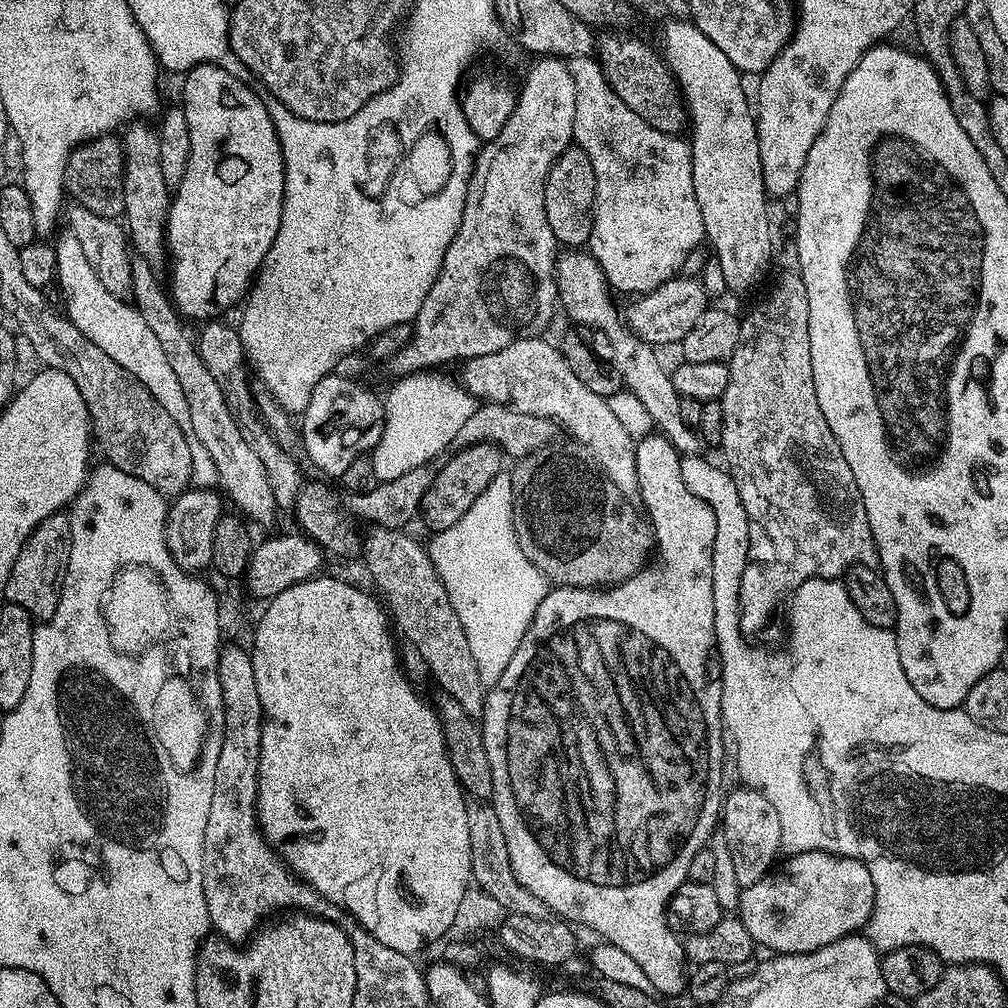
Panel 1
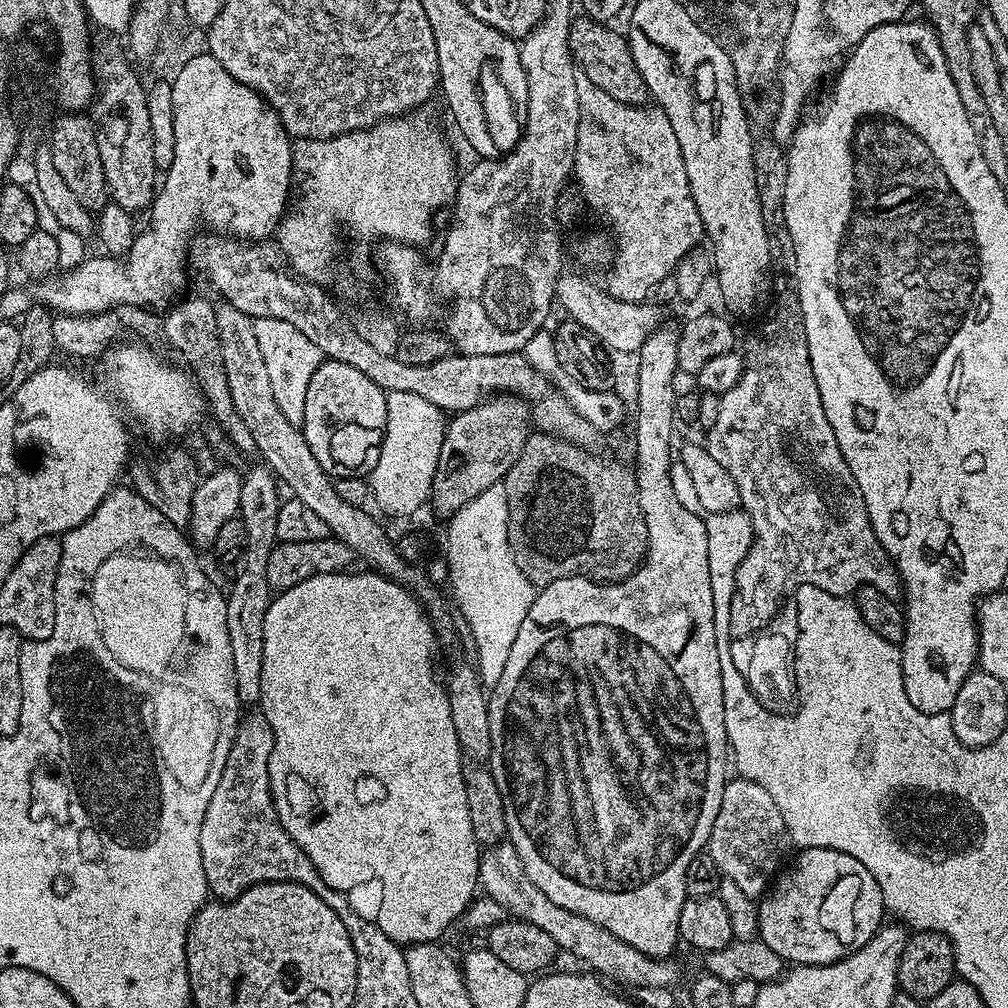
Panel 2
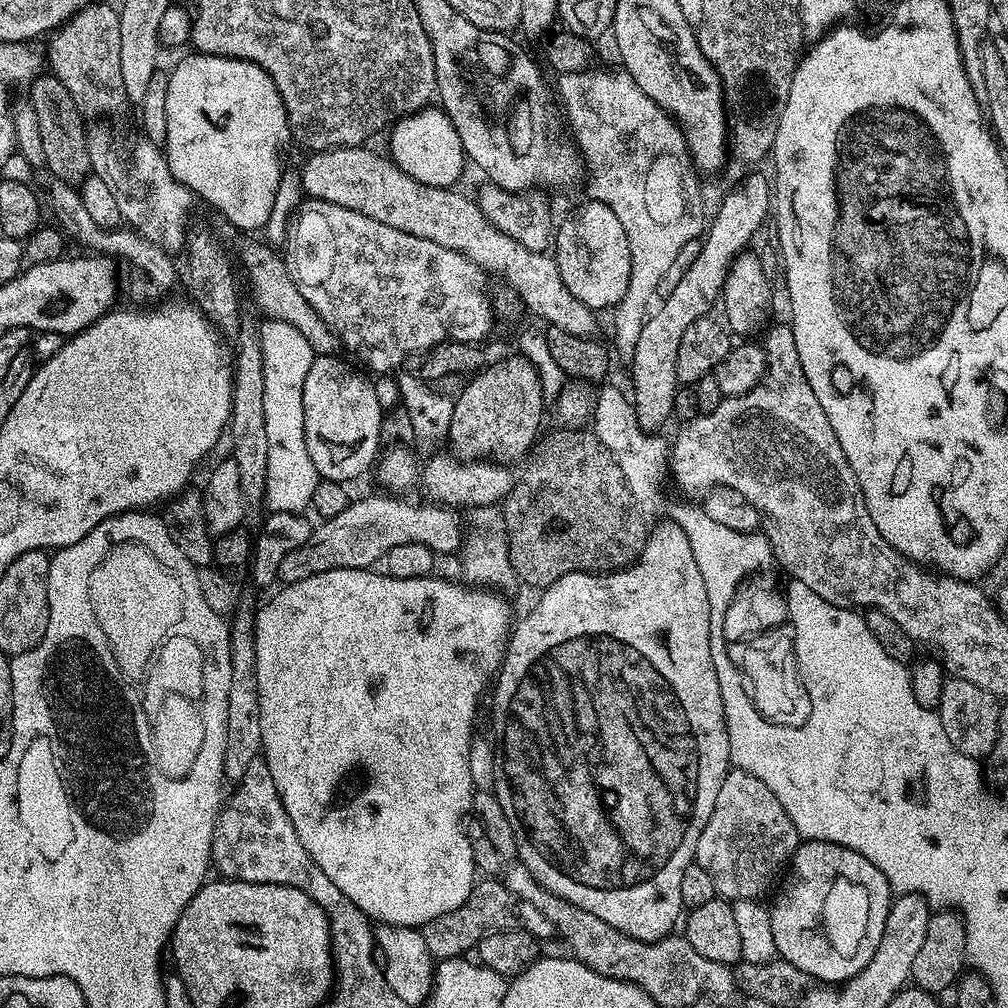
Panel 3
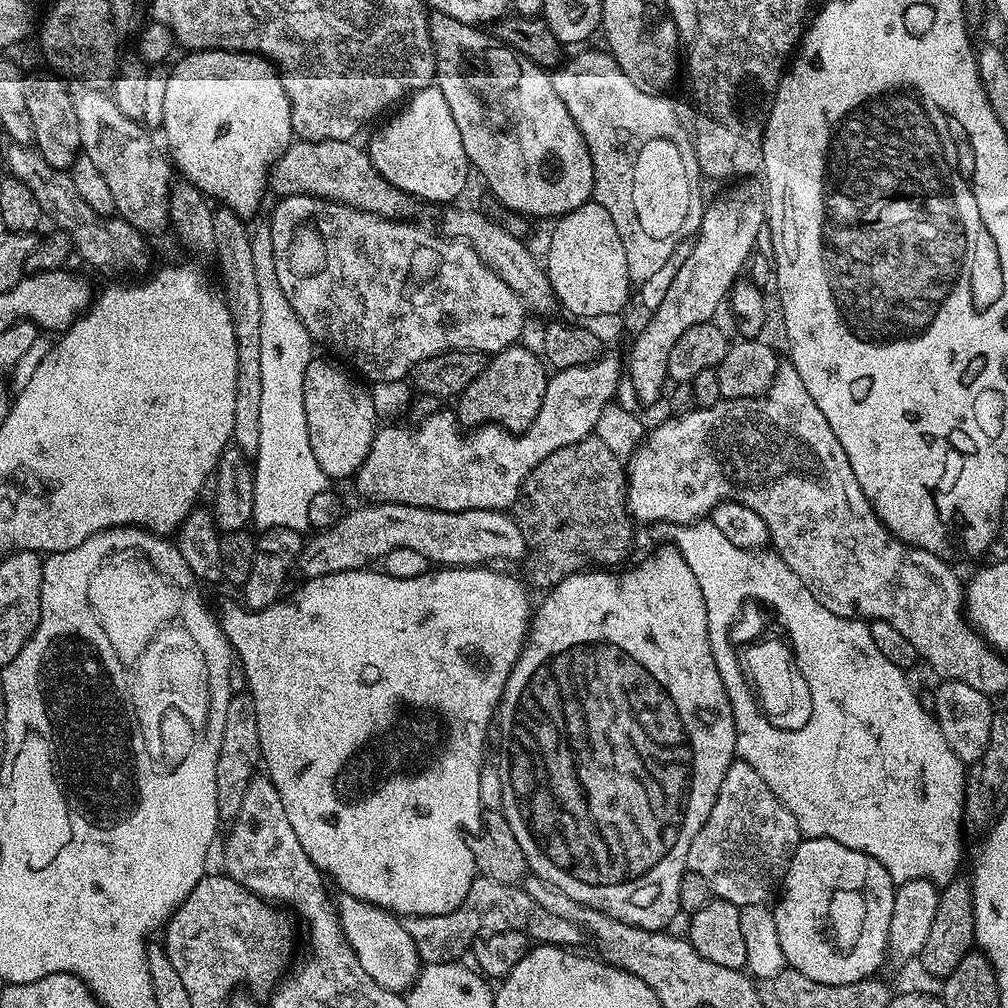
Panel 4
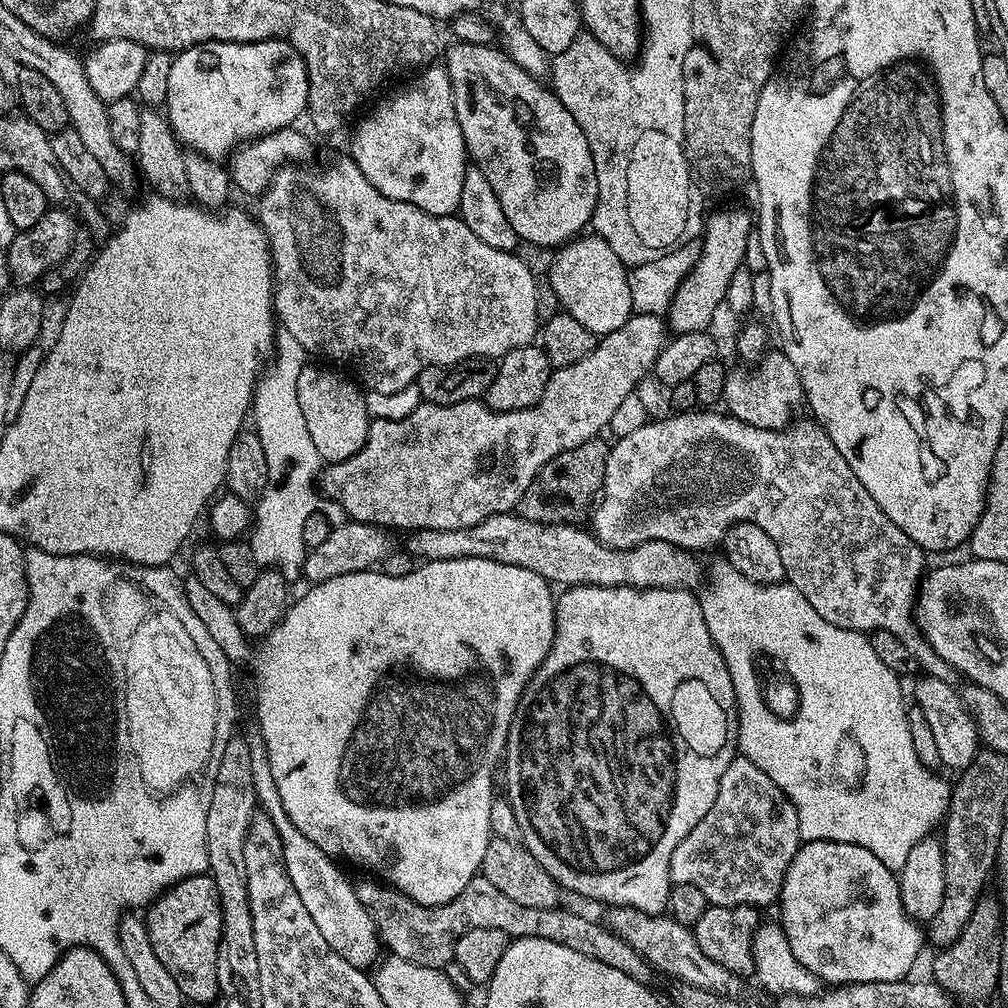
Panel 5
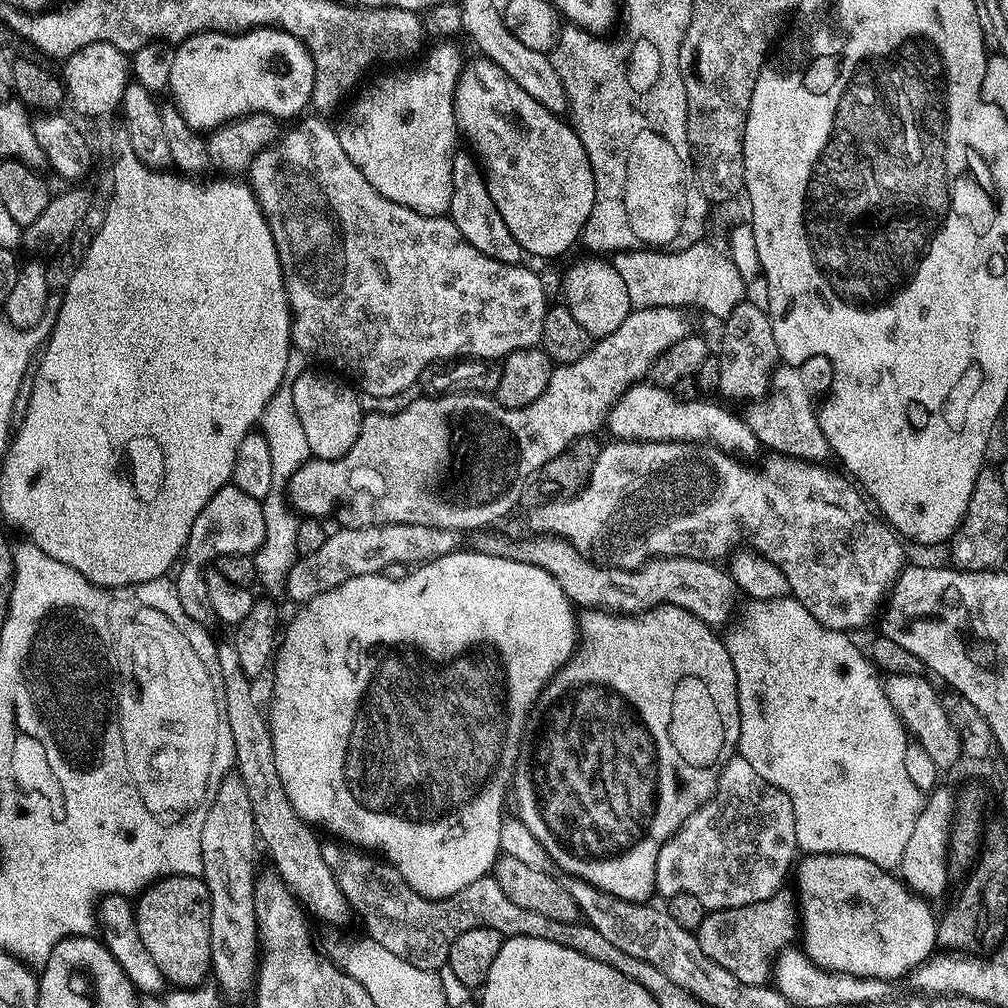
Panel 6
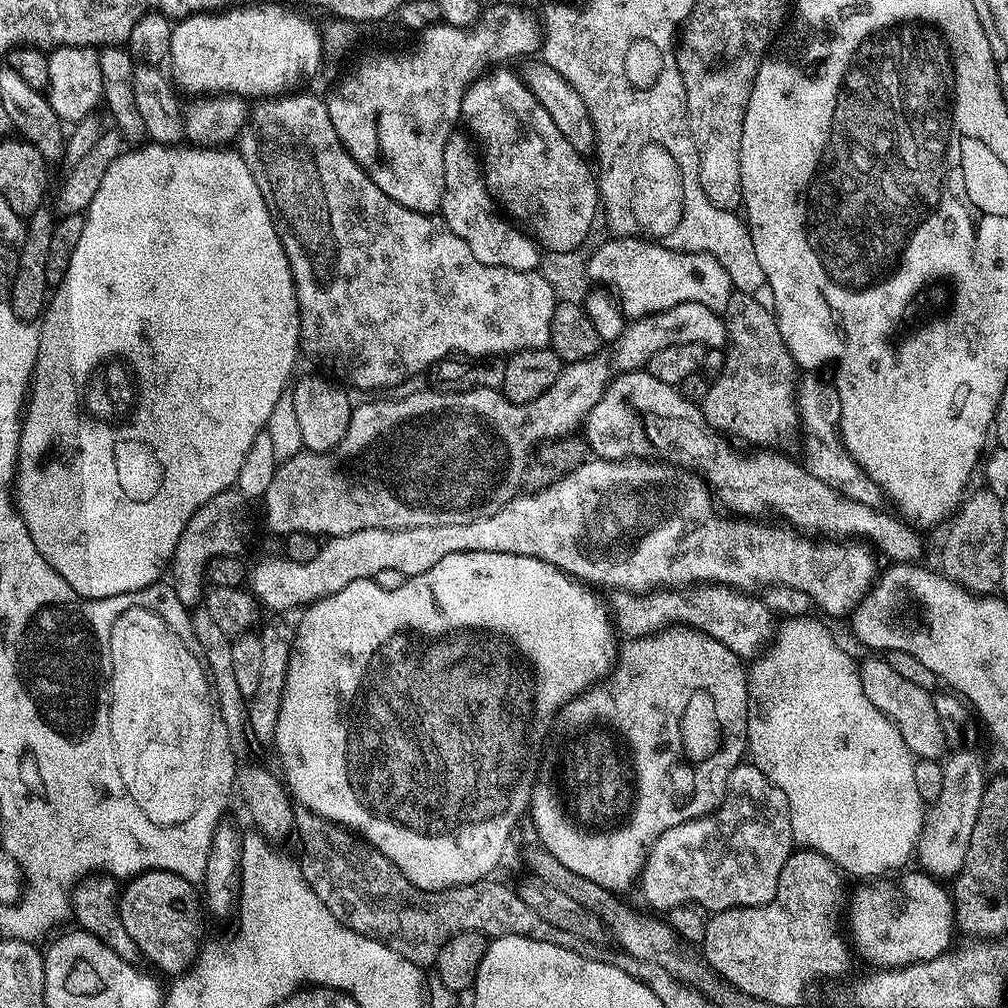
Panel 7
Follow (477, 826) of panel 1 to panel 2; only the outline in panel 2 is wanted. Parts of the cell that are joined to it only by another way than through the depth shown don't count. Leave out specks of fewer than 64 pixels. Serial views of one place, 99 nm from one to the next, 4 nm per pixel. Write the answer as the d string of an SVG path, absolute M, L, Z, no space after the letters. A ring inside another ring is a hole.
M501 842L481 851L478 884L483 895L501 904L515 919L530 922L538 926L538 930L550 934L561 953L569 952L574 959L589 964L593 968L589 969L601 977L609 976L622 984L635 985L639 990L671 989L680 980L680 968L675 964L675 959L642 954L642 950L634 950L634 946L622 942L622 938L614 938L610 930L590 922L590 918L582 918L582 914L574 914L574 910L562 910L562 906L550 902L550 898L546 898L546 894L542 894L542 890L530 882L522 858L518 858L518 850L514 850L511 842Z

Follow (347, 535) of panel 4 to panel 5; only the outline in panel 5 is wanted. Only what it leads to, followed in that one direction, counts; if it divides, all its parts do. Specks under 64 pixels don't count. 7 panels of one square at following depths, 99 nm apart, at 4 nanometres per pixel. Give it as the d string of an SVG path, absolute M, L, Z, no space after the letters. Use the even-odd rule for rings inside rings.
M515 511L499 512L474 526L458 530L422 528L409 536L412 537L406 545L407 551L421 561L486 558L534 570L534 574L543 580L559 586L597 584L603 588L685 587L692 590L702 580L702 568L700 572L700 564L696 561L699 559L691 551L670 542L651 540L634 548L608 548L576 524L536 524Z

